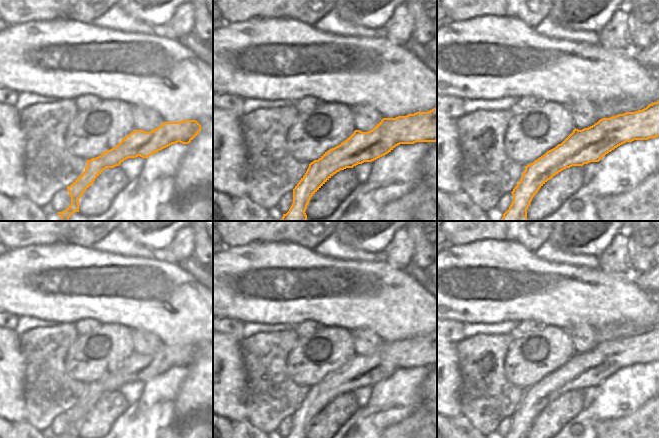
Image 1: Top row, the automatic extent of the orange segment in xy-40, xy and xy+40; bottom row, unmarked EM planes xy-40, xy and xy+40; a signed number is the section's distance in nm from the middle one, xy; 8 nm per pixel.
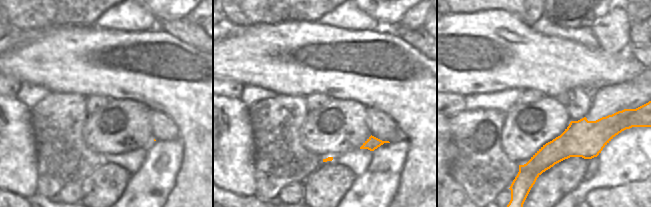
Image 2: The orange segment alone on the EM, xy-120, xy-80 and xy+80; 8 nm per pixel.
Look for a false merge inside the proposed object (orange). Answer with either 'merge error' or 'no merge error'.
merge error

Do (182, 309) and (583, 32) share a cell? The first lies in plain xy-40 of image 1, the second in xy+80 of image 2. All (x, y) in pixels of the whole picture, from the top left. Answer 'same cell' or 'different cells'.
different cells

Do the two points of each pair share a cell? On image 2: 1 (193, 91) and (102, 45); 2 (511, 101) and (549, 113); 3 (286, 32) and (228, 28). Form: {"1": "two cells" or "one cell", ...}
{"1": "one cell", "2": "two cells", "3": "two cells"}

